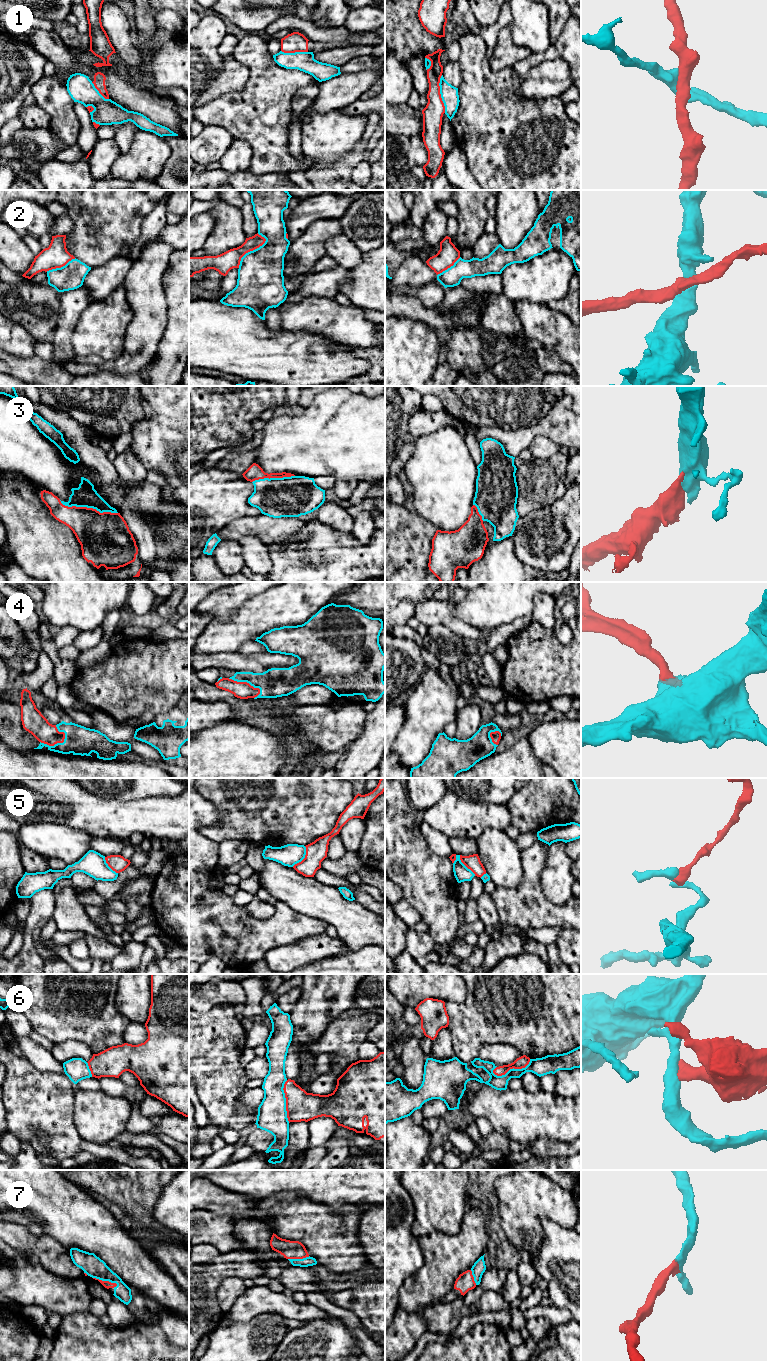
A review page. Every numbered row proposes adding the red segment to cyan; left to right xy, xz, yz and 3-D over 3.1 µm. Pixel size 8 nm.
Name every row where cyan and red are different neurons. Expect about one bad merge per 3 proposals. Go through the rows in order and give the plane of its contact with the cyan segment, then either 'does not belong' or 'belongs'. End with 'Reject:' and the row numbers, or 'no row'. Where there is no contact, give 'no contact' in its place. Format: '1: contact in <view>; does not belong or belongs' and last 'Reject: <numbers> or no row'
1: contact in yz; does not belong
2: contact in xz; does not belong
3: contact in xy; belongs
4: contact in xy; belongs
5: contact in xz; does not belong
6: contact in yz; does not belong
7: contact in xy; belongs
Reject: 1, 2, 5, 6

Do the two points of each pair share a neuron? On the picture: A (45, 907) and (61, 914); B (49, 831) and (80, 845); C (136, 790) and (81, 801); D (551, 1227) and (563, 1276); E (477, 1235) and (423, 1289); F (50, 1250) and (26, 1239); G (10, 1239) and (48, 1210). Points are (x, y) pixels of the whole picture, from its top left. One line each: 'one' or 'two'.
A: two
B: one
C: two
D: one
E: one
F: one
G: two

